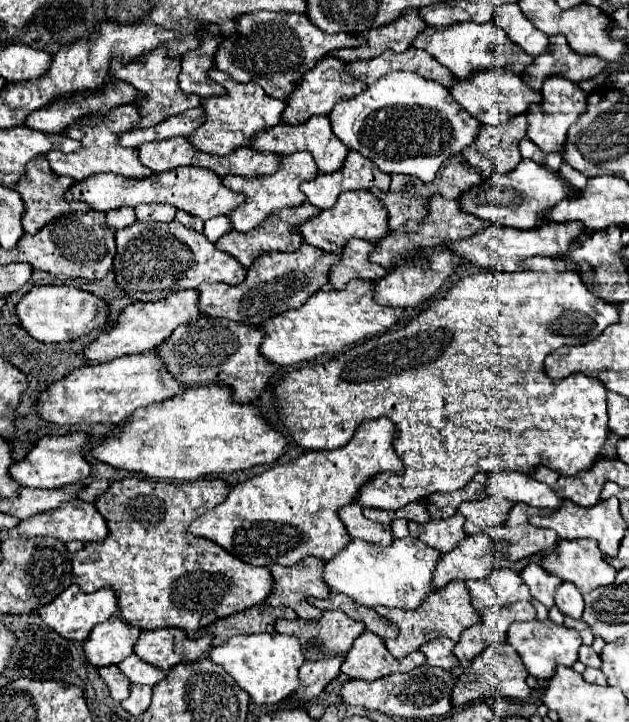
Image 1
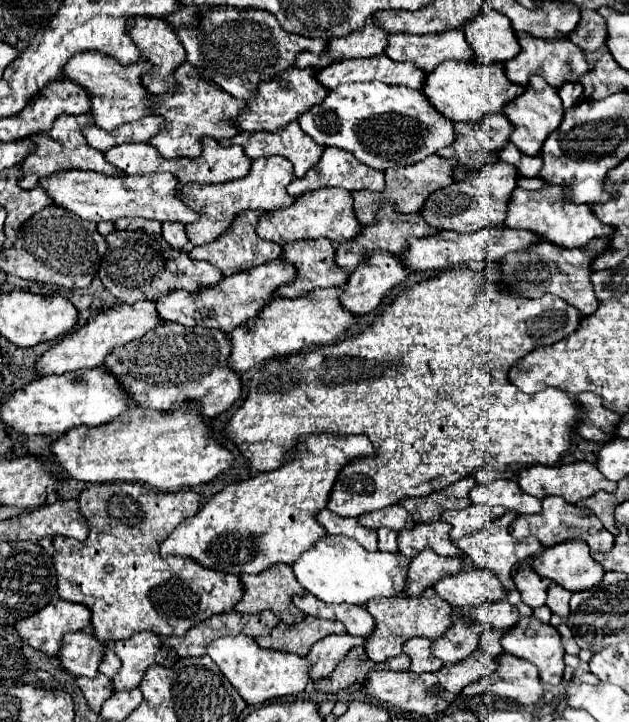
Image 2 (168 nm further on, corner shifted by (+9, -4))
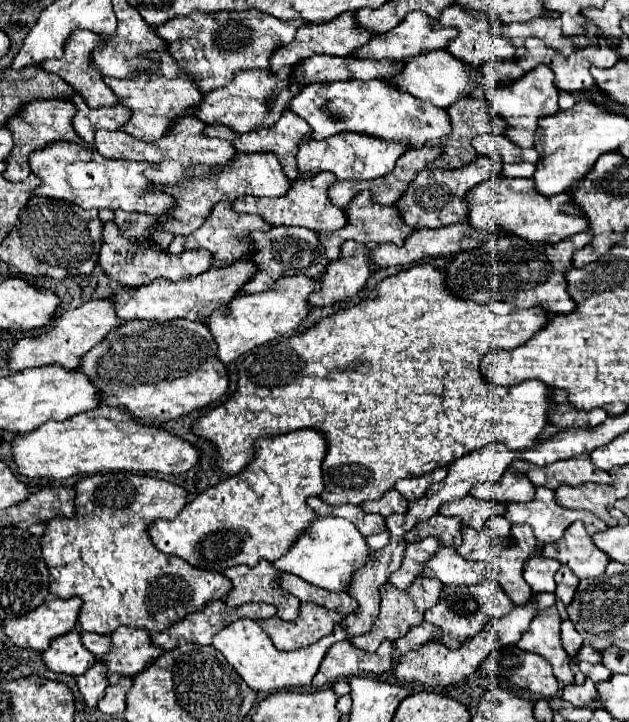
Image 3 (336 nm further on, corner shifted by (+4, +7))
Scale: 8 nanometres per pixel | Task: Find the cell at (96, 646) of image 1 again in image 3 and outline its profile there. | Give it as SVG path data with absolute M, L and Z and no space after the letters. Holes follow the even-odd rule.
M68 632L50 642L48 650L42 652L42 660L46 668L56 674L78 676L94 666L96 656L80 644L80 636L76 632Z

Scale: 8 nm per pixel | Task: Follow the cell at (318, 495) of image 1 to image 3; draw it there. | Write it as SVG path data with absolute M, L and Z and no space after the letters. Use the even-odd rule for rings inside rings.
M296 430L278 436L258 438L254 442L252 462L236 476L230 476L216 486L198 494L174 520L156 520L148 526L152 544L166 556L178 556L194 568L224 572L230 566L246 564L254 566L260 560L274 562L294 544L294 540L314 522L316 512L308 508L306 498L318 496L324 490L322 482L322 460L326 454L326 442L322 432Z

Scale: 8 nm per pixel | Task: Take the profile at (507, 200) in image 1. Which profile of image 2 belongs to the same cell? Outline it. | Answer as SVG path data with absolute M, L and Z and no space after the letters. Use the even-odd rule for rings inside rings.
M497 161L485 165L477 175L471 175L465 181L455 181L445 189L435 191L423 205L421 215L431 227L453 229L459 233L477 231L483 227L503 227L507 215L507 203L511 193L517 189L517 169L511 163Z

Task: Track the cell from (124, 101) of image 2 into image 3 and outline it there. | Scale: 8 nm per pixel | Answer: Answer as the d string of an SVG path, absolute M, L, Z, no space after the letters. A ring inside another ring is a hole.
M78 30L74 32L74 36L70 36L70 40L66 40L66 48L64 48L64 56L60 60L44 60L40 66L46 72L58 74L62 80L66 80L72 88L76 88L76 92L80 92L80 96L84 98L84 102L90 108L98 108L98 106L106 106L106 104L118 104L118 98L114 96L114 92L104 84L102 74L96 72L90 66L90 56L92 56L92 48L98 46L100 36L96 32L86 32L86 30Z

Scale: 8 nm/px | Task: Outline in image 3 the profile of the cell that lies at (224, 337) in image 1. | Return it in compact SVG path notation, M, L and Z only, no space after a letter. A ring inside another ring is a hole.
M130 320L130 322L124 322L122 328L110 332L110 336L106 336L106 340L102 340L102 344L96 344L94 348L90 348L90 352L86 352L86 356L82 356L82 364L78 366L80 372L84 372L90 382L98 388L98 398L102 400L102 404L108 404L112 408L118 408L118 410L126 410L130 412L132 416L136 416L136 420L140 422L146 422L150 426L160 426L168 420L174 420L174 418L180 418L192 410L200 410L216 400L220 400L222 394L226 394L228 390L228 374L226 374L226 368L224 364L216 358L216 342L208 330L208 326L204 322L192 322L192 320L170 320L170 322L150 322L150 320Z

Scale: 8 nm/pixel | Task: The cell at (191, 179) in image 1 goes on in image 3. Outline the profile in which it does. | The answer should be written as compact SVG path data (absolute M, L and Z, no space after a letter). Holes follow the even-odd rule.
M54 142L42 150L36 150L28 158L30 170L42 180L34 190L36 196L46 196L54 200L66 200L80 208L108 208L108 210L128 210L128 212L146 212L158 216L172 208L172 198L164 192L146 192L150 184L144 178L144 170L150 164L130 162L130 160L106 160L96 148L84 148L74 142Z

